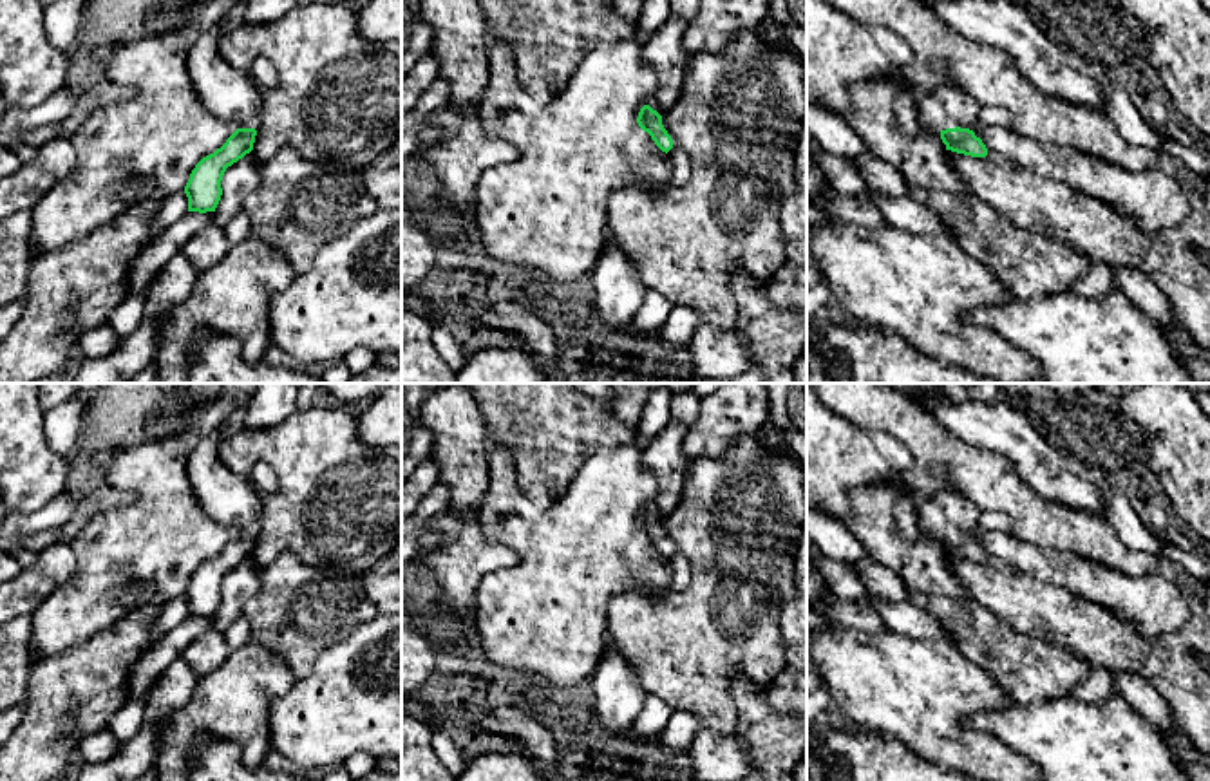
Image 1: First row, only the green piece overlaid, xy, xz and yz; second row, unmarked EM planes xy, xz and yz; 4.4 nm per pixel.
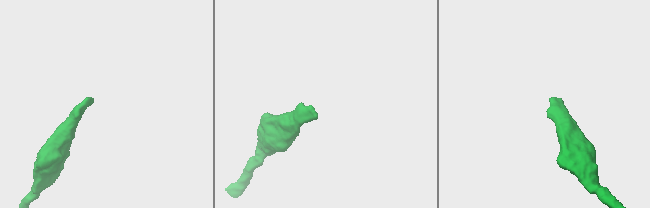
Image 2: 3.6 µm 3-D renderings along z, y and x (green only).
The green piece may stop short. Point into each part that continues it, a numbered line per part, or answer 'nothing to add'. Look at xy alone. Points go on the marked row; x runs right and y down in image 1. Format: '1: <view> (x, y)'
1: xy (232, 94)

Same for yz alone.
1: yz (950, 105)

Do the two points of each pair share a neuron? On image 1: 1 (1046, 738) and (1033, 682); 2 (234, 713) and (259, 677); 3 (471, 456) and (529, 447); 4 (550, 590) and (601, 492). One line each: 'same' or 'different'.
1: different
2: same
3: different
4: same

